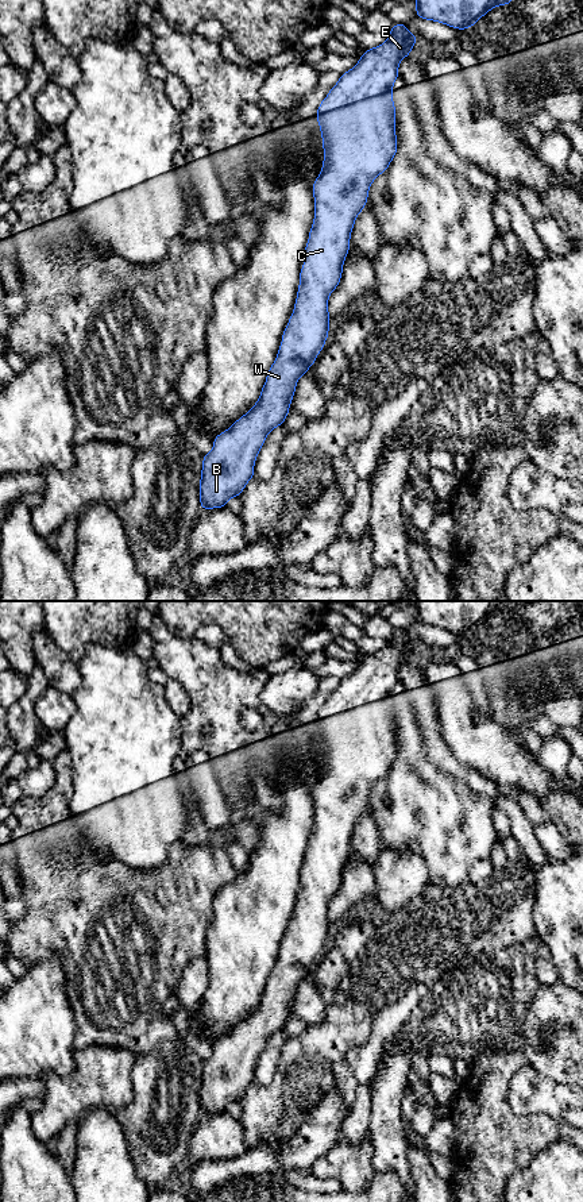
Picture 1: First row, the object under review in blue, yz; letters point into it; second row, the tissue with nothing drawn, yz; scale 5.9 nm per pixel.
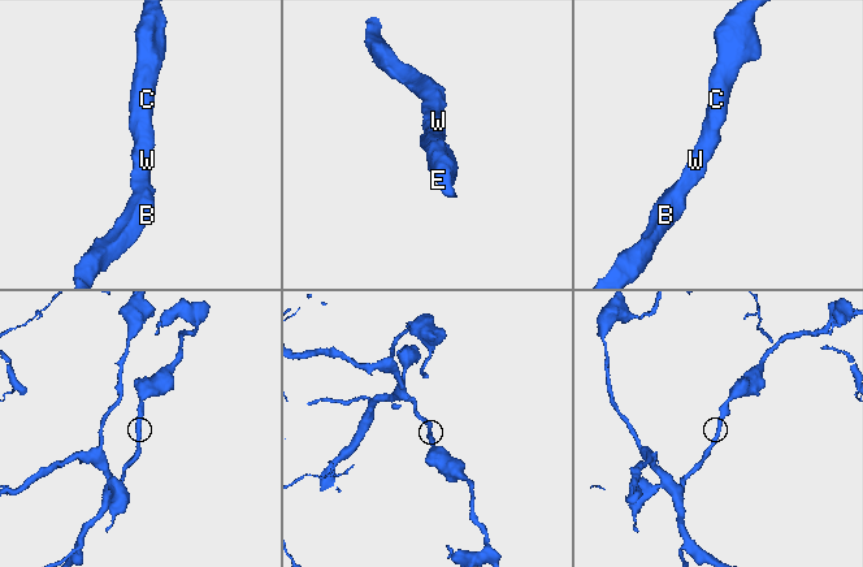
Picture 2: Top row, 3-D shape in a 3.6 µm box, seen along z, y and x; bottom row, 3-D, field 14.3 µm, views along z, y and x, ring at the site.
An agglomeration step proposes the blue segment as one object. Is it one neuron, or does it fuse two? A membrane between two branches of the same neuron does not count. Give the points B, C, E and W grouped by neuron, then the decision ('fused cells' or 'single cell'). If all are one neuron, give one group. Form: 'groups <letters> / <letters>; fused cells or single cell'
groups B C E W; single cell

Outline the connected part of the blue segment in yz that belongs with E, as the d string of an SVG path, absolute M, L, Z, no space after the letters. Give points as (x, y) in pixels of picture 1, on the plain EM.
M393 629L387 646L368 654L351 675L340 679L337 689L317 713L324 766L312 791L314 825L305 851L294 914L282 939L277 964L267 976L259 1005L227 1036L215 1041L212 1056L202 1062L200 1085L202 1116L224 1113L227 1106L239 1102L246 1089L255 1082L254 1070L269 1037L283 1029L298 983L313 971L329 941L328 902L341 885L354 828L366 812L370 790L390 771L397 759L395 710L391 694L399 682L399 666L409 662L418 644L418 640L406 635L406 629Z

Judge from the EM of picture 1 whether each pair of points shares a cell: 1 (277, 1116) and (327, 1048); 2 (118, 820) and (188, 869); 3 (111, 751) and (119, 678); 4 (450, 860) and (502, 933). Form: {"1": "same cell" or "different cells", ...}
{"1": "same cell", "2": "different cells", "3": "same cell", "4": "different cells"}

